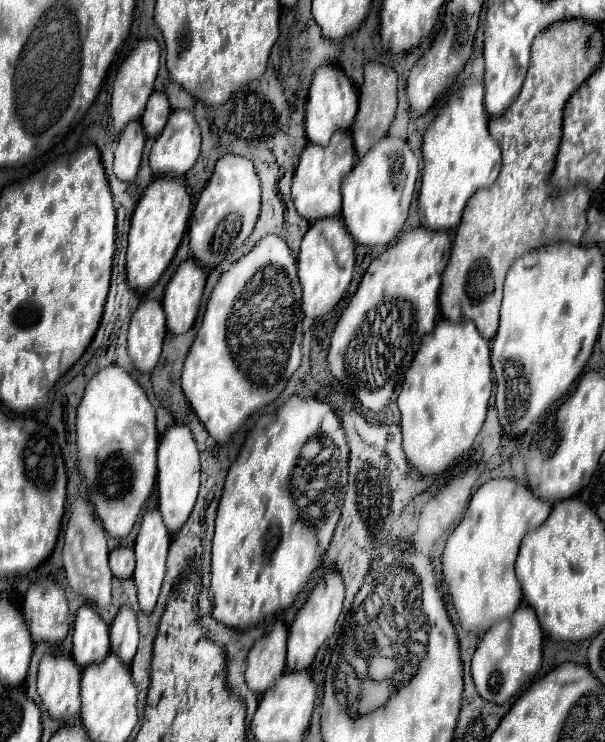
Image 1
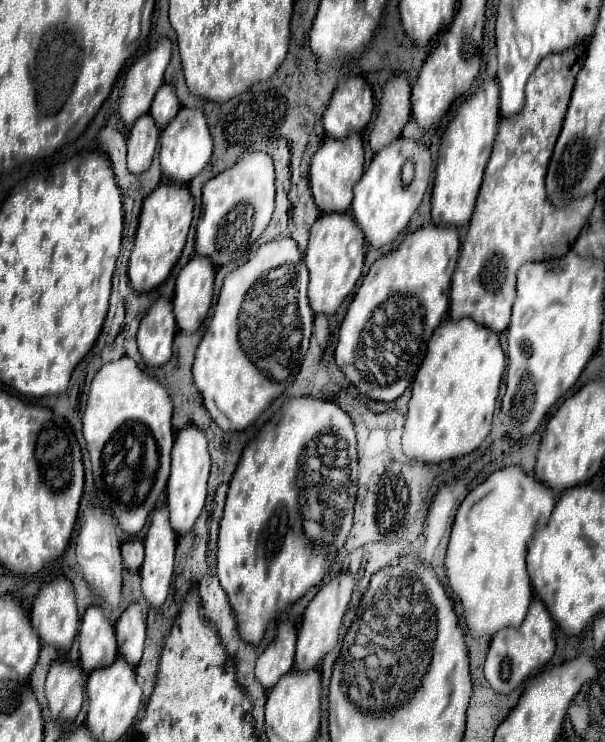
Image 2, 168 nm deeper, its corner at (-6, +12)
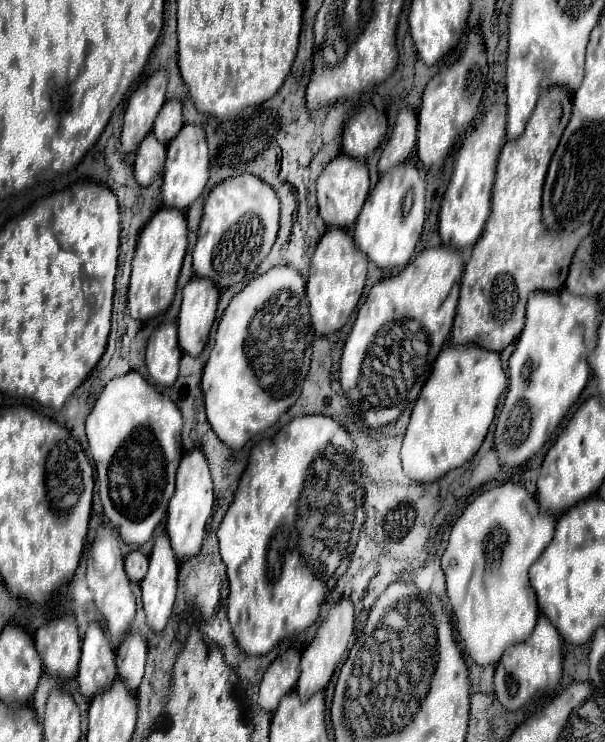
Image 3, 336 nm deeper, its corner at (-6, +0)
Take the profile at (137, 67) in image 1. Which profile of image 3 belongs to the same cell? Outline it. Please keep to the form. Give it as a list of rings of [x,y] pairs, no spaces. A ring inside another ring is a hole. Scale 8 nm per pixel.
[[[157,70],[145,84],[141,84],[129,98],[125,110],[125,122],[121,132],[121,150],[133,152],[137,144],[151,132],[153,122],[165,104],[165,88],[167,88],[167,72]]]

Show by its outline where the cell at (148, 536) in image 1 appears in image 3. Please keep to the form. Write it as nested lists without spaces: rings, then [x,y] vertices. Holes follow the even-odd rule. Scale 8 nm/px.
[[[167,534],[157,536],[149,556],[149,572],[141,582],[143,610],[147,614],[147,624],[155,632],[161,632],[171,616],[177,592],[177,572],[179,564]]]

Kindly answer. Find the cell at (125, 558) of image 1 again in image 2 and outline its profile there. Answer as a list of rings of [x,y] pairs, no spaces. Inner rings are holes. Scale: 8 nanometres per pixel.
[[[129,540],[121,544],[121,556],[123,566],[129,570],[139,570],[143,564],[143,542],[141,540]]]

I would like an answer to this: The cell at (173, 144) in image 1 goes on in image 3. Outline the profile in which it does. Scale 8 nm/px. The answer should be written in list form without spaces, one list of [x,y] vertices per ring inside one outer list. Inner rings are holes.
[[[187,124],[167,146],[167,162],[165,162],[163,190],[161,190],[163,206],[185,212],[201,196],[207,180],[209,180],[209,152],[207,152],[205,132],[201,126]]]

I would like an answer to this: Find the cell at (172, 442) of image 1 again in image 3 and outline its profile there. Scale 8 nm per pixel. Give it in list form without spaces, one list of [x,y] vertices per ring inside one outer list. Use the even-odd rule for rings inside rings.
[[[193,450],[183,456],[179,470],[177,470],[177,486],[175,494],[169,500],[167,510],[167,534],[173,544],[173,552],[179,560],[187,560],[195,554],[199,554],[203,538],[205,538],[205,524],[213,510],[213,480],[209,474],[207,460],[201,450]]]

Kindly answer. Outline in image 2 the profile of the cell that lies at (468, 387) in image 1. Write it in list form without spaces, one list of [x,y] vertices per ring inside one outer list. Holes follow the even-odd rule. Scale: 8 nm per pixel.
[[[469,318],[443,320],[433,332],[427,344],[427,354],[411,384],[411,400],[403,432],[405,454],[421,462],[439,464],[473,452],[489,434],[503,370],[505,370],[505,354],[499,344],[499,334],[491,332],[485,326],[479,326]]]

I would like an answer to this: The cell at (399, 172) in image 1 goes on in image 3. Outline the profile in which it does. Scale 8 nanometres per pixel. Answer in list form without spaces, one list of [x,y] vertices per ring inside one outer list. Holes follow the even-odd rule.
[[[401,164],[393,168],[393,172],[381,176],[377,186],[369,194],[369,200],[365,200],[361,216],[357,218],[355,224],[355,244],[379,268],[393,270],[393,268],[405,268],[409,264],[425,222],[423,194],[425,194],[425,180],[421,178],[419,170],[413,164]],[[409,192],[415,192],[413,194],[415,200],[413,204],[407,206],[403,202],[407,200]]]

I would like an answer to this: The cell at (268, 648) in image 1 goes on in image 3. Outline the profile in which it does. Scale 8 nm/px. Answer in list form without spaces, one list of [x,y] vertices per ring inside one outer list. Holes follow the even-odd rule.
[[[291,648],[283,656],[279,656],[263,674],[259,688],[259,706],[265,712],[275,712],[281,698],[289,694],[299,680],[299,650]]]

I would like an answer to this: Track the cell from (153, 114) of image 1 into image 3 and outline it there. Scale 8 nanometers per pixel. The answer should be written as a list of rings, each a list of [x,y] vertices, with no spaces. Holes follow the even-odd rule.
[[[169,100],[169,102],[165,102],[165,108],[161,108],[161,112],[153,124],[153,134],[163,144],[169,144],[183,128],[181,108],[183,108],[181,100]]]

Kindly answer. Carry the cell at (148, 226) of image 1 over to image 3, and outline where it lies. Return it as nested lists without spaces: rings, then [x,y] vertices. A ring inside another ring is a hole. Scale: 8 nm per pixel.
[[[161,208],[141,230],[133,256],[133,272],[129,284],[129,314],[135,320],[151,320],[167,312],[173,304],[177,278],[187,250],[187,218],[177,208]]]

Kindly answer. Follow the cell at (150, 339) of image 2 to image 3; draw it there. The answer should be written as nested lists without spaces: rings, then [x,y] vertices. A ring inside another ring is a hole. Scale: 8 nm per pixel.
[[[161,324],[147,344],[147,370],[149,376],[161,386],[173,386],[179,372],[183,352],[177,342],[177,324]]]

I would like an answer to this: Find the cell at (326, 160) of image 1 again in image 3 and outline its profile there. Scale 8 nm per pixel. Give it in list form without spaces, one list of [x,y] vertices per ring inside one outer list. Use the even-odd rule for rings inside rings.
[[[339,154],[317,180],[317,202],[319,214],[327,226],[333,228],[351,228],[369,196],[369,170],[363,160],[353,160],[351,156]]]

